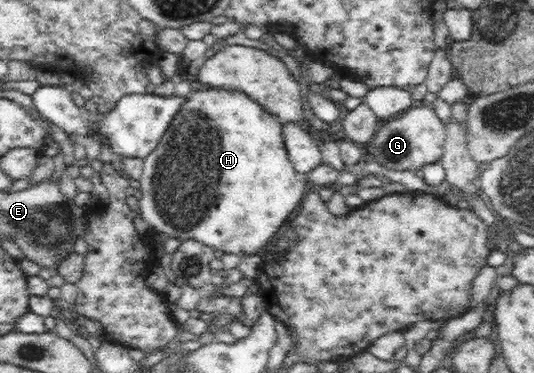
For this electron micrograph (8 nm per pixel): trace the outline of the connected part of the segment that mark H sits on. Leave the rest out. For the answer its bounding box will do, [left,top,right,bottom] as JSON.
[139,87,307,267]

